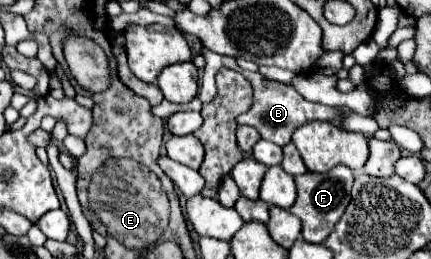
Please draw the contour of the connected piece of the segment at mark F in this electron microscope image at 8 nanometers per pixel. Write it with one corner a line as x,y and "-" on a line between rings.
337,165
325,173
303,173
295,177
297,181
297,201
289,209
293,215
297,215
303,223
301,235
309,243
323,243
327,235
333,231
335,223
345,213
345,207
351,201
351,187
353,187
353,171
345,165

